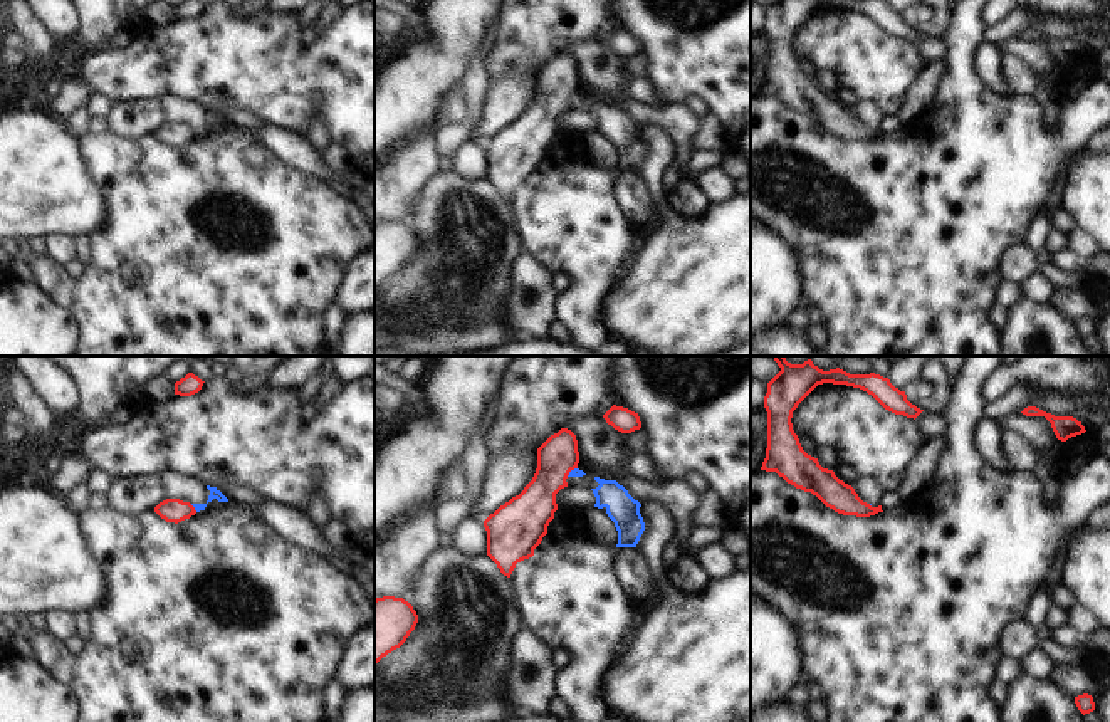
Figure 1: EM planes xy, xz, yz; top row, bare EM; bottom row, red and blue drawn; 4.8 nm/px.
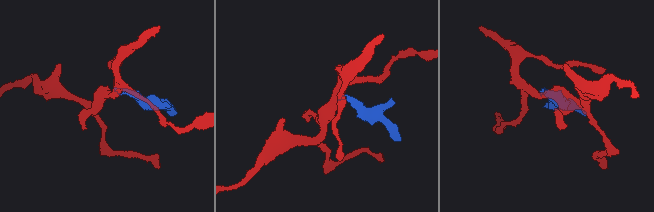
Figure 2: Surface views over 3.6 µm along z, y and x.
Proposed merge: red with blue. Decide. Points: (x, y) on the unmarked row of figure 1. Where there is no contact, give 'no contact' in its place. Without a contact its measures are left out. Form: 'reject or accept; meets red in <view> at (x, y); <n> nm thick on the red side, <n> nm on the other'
reject; meets red in xy at (193, 131); 110 nm thick on the red side, 50 nm on the other

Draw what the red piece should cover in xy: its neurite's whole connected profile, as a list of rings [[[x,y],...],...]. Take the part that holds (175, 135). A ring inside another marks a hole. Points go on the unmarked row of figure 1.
[[[166,123],[154,131],[154,136],[166,146],[181,146],[196,138],[195,131],[190,126],[180,123]]]

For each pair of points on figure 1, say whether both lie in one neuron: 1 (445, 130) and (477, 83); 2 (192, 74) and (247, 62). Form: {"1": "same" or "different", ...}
{"1": "same", "2": "same"}

